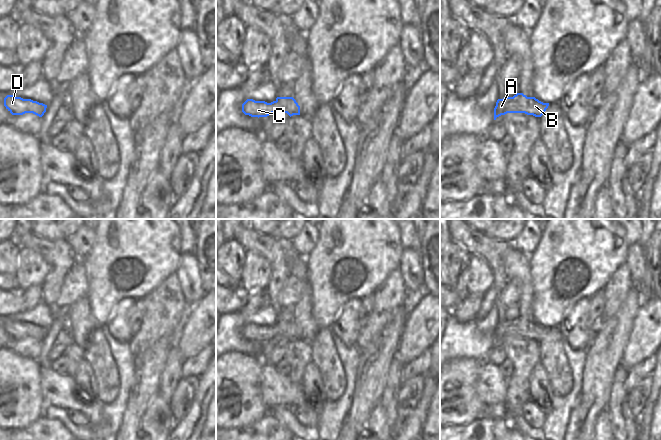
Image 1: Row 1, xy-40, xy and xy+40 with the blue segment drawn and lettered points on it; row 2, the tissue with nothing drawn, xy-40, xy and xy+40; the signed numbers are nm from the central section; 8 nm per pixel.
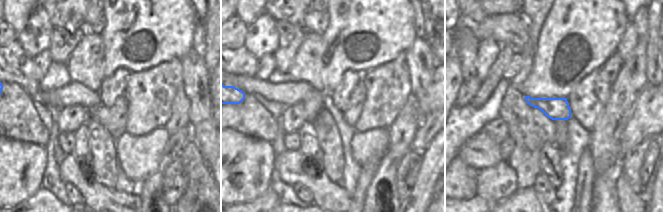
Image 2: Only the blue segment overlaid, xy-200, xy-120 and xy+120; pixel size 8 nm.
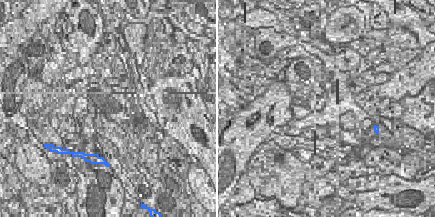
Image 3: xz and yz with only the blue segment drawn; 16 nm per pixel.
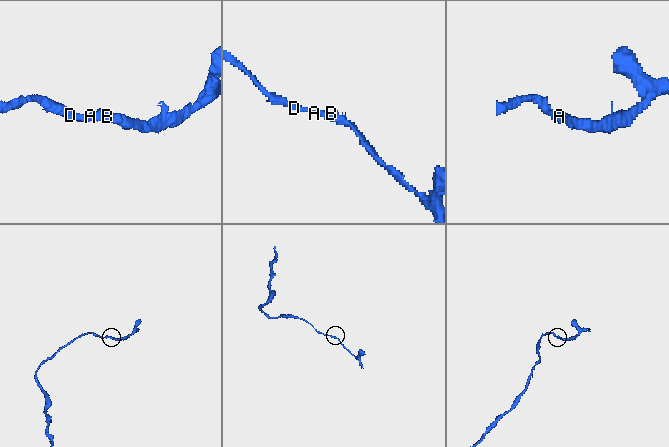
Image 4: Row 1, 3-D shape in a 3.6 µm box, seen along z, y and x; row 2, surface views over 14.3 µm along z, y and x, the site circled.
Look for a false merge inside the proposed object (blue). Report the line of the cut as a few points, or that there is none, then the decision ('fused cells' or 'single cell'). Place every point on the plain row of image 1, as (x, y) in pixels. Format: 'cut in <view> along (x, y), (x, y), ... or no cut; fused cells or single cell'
no cut; single cell

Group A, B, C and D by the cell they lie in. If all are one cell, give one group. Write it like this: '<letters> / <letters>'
A B C D

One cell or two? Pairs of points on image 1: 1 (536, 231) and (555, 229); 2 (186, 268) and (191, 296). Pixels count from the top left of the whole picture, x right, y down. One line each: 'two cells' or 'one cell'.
1: two cells
2: one cell

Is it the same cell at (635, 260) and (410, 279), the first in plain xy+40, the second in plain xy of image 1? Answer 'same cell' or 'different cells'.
same cell

